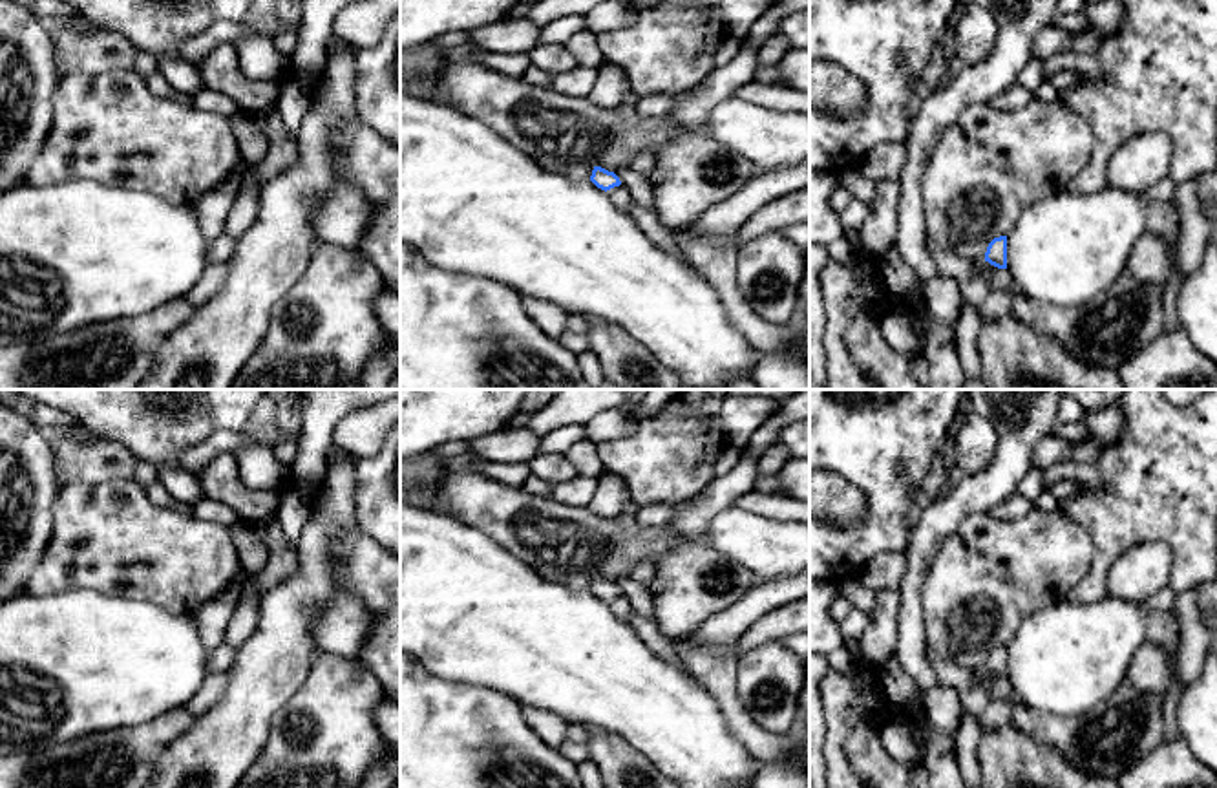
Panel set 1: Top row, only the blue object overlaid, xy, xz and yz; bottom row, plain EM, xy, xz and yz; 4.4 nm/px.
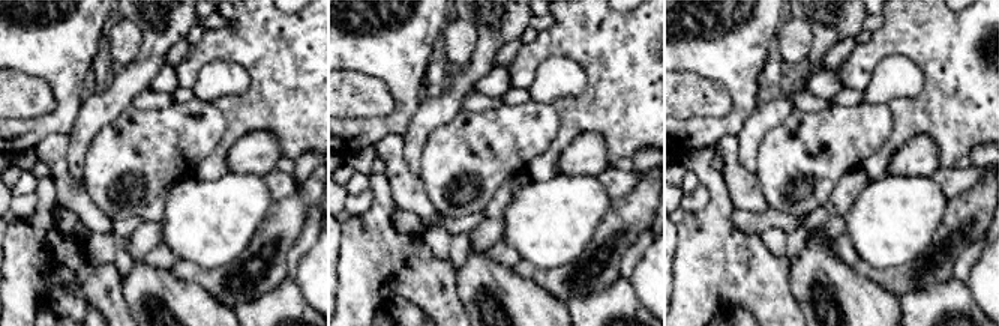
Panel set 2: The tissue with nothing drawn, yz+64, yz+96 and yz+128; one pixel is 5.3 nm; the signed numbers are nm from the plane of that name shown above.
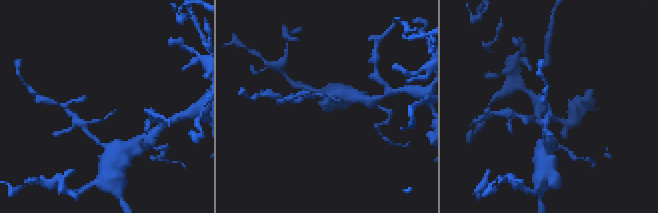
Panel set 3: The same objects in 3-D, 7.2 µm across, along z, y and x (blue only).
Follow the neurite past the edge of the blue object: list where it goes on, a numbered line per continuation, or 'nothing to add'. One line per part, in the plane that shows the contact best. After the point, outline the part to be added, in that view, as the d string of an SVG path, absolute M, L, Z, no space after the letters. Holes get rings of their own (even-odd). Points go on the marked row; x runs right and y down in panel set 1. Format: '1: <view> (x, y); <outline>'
1: xz (620, 196); M614 186L607 190L607 196L621 212L630 214L632 196L627 186Z

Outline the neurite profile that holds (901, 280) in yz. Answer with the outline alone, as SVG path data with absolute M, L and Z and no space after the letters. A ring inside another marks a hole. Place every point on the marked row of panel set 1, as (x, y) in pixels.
M890 247L877 265L895 300L905 303L908 311L917 316L925 305L925 298L923 283L915 276L914 269L903 260L895 247Z

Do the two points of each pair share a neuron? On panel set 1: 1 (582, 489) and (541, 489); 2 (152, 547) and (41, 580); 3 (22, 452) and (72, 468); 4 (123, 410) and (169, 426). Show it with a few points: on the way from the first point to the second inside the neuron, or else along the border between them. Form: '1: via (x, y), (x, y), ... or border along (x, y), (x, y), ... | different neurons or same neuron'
1: via (572, 490), (550, 490) | same neuron
2: via (121, 543), (84, 532), (63, 549) | same neuron
3: border along (52, 450), (55, 479), (61, 485) | different neurons
4: via (134, 410), (150, 410), (158, 415) | same neuron

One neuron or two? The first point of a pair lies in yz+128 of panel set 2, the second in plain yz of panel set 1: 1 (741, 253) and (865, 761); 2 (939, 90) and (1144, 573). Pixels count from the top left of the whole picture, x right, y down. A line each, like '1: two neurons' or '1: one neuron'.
1: two neurons
2: two neurons

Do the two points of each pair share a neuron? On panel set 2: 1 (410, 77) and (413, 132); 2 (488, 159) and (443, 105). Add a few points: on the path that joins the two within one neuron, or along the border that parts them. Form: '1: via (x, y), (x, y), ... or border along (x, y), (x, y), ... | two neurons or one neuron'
1: border along (422, 99), (402, 135) | two neurons
2: border along (461, 107), (426, 140) | two neurons

